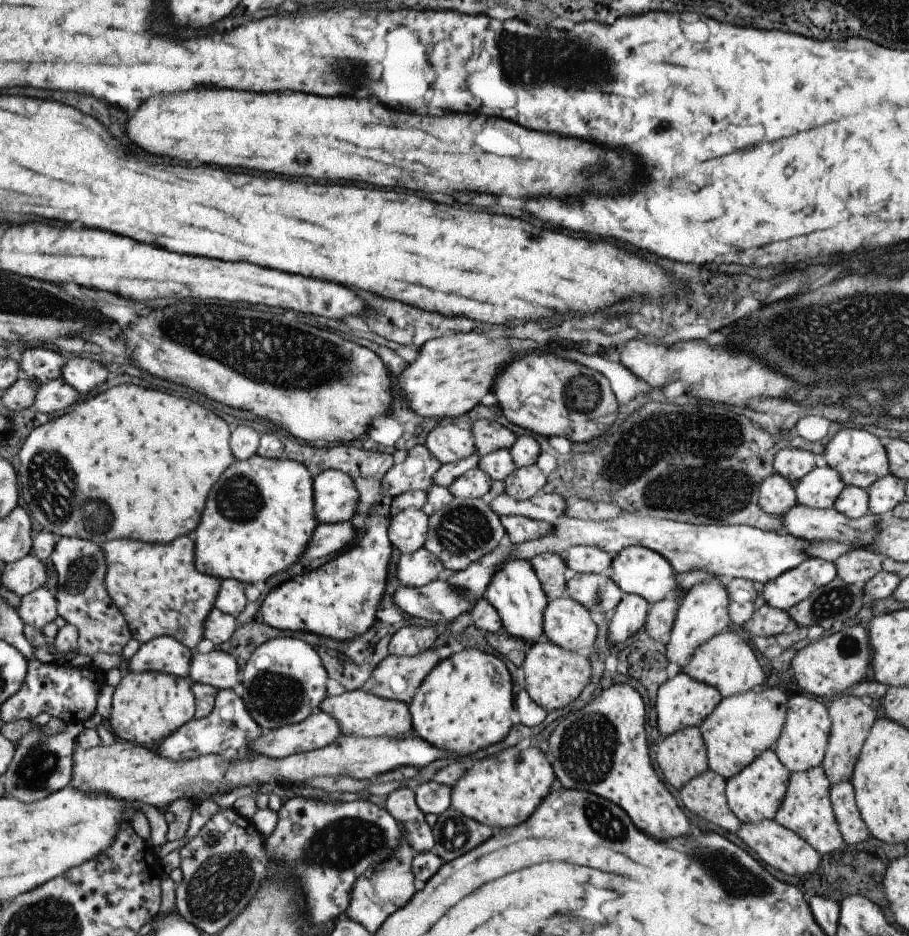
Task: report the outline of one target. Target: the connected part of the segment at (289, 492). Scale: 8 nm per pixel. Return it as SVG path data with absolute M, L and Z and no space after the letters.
M257 454L244 461L234 460L213 484L201 514L201 522L193 532L194 566L197 572L221 580L233 579L244 585L263 582L301 558L318 524L313 510L312 476L300 462L283 458L266 459Z

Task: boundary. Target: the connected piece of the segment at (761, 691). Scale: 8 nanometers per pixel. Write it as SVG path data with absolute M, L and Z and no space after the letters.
M762 685L747 692L722 698L698 726L705 750L707 770L725 780L741 772L763 751L773 750L783 728L788 698L777 688Z

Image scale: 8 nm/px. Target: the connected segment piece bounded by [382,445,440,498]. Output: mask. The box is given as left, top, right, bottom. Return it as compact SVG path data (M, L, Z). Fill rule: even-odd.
M423 445L412 446L406 451L406 456L399 464L392 464L392 467L382 476L382 481L385 482L387 492L383 494L389 494L389 496L396 497L407 491L426 491L431 485L431 477L433 473L439 468L440 462L431 456L431 453Z

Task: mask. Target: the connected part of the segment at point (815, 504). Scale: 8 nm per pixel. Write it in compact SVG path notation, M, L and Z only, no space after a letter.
M829 465L813 467L793 485L797 504L812 509L830 509L844 487L839 473Z

